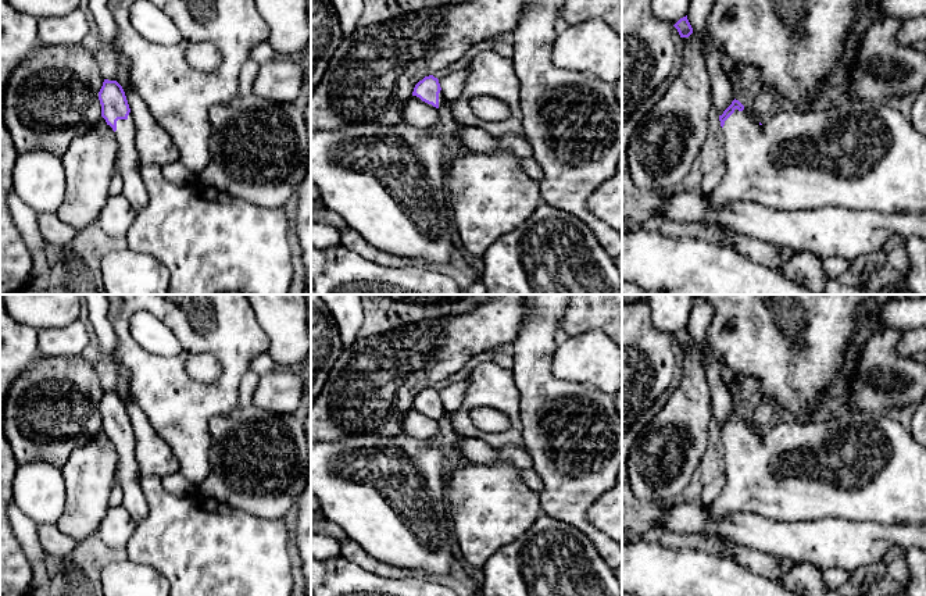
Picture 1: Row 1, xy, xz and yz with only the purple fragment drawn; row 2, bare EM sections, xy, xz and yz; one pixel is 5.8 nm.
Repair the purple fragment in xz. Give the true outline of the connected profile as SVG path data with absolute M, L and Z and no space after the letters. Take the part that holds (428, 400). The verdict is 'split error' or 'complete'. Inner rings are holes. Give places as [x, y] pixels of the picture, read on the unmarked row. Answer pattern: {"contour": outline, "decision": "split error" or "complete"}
{"contour": "M433 386L425 388L419 392L414 399L412 407L419 408L422 413L432 415L436 420L446 415L439 390Z", "decision": "split error"}

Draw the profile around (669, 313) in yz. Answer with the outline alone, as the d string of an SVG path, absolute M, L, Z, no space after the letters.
M646 295L644 299L658 331L675 336L687 326L693 295Z

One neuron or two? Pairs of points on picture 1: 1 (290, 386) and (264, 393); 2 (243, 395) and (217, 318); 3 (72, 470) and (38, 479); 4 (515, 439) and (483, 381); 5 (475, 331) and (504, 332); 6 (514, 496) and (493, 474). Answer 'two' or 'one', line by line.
1: one
2: two
3: two
4: one
5: one
6: one

